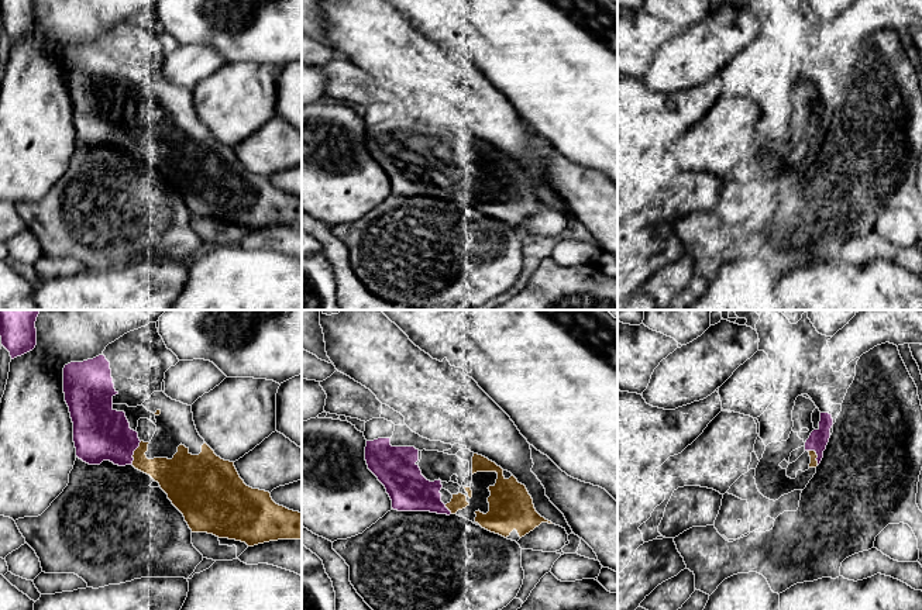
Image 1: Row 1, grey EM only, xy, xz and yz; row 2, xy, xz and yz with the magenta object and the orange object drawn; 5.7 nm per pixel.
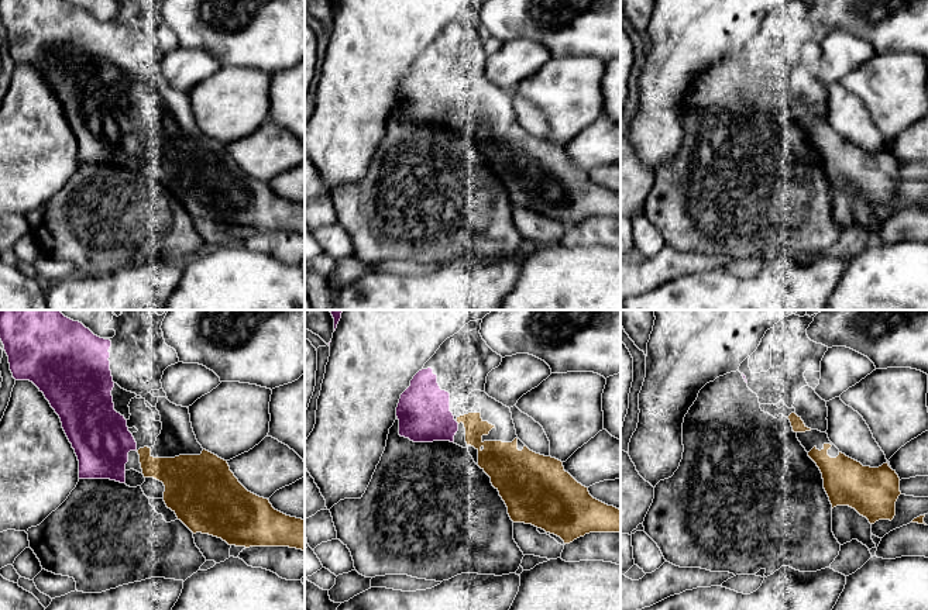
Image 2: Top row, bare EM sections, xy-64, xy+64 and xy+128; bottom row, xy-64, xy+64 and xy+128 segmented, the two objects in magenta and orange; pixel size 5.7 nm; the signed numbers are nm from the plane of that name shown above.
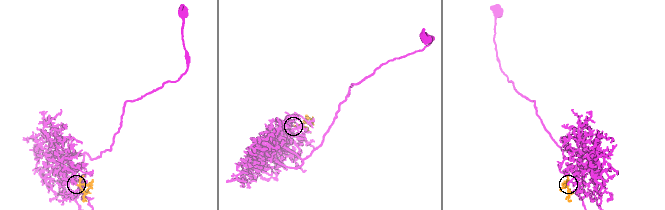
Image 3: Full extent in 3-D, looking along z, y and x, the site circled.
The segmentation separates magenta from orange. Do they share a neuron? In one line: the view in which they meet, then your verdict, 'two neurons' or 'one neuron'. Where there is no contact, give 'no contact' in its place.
meets magenta in xy; one neuron

